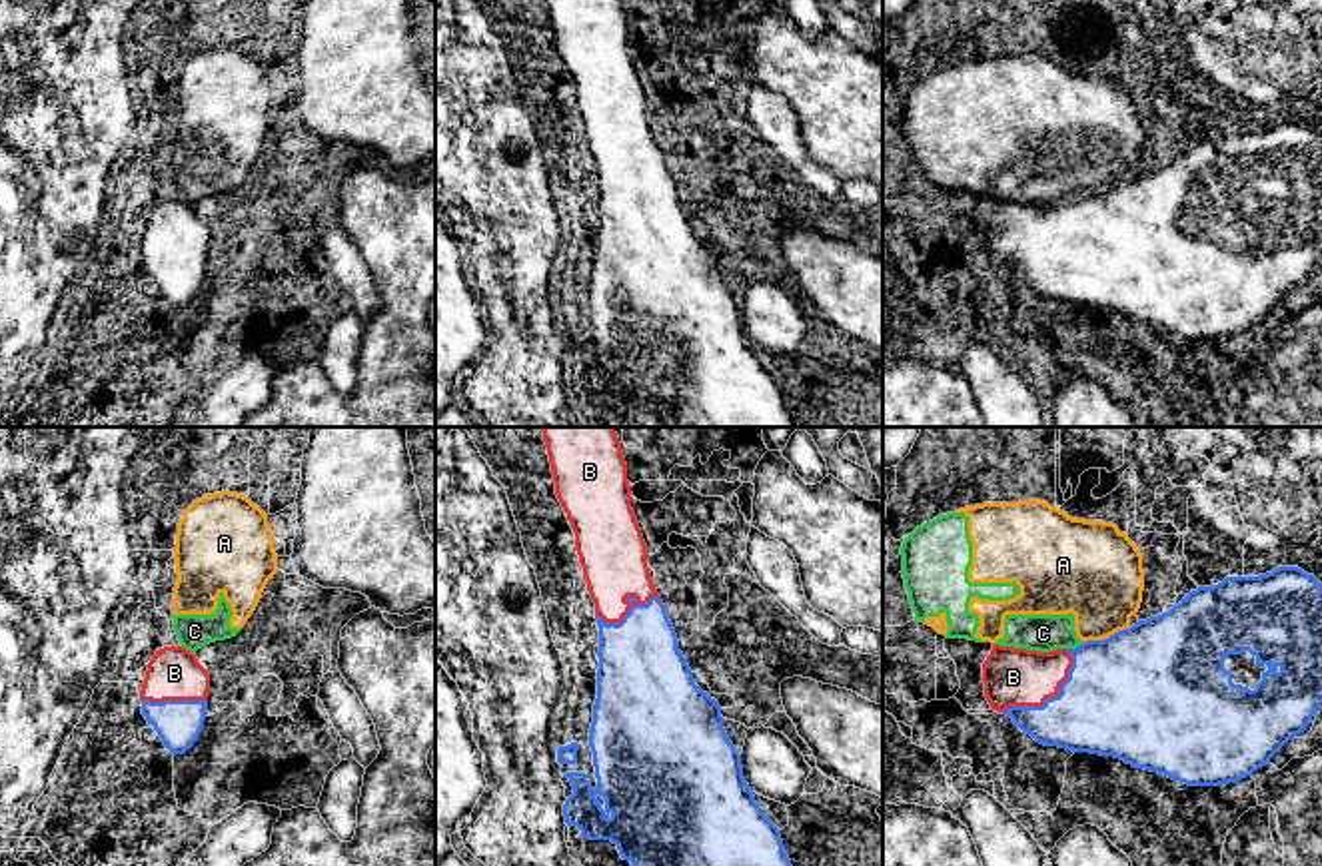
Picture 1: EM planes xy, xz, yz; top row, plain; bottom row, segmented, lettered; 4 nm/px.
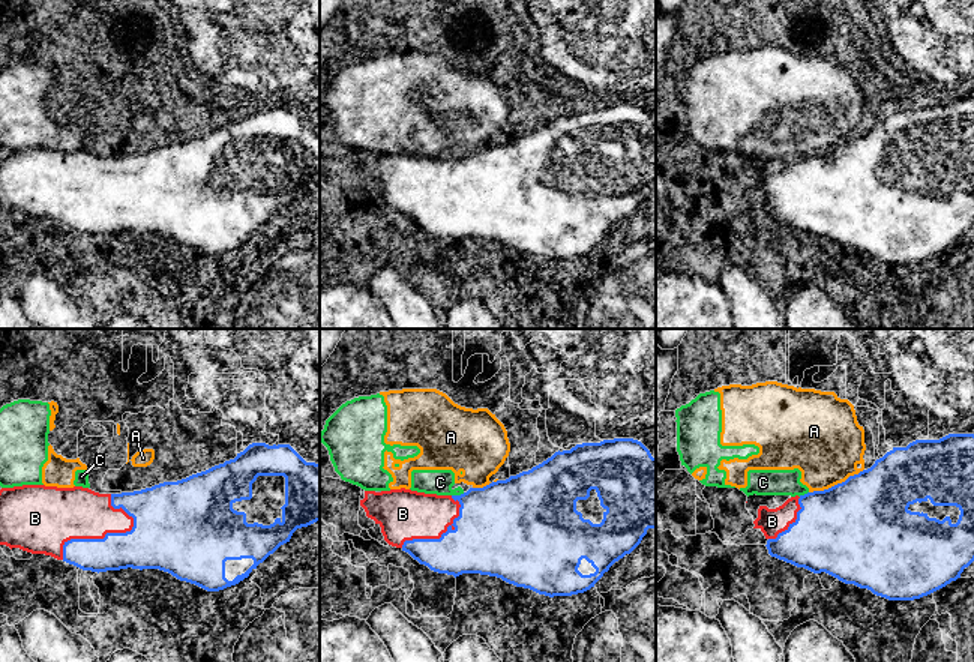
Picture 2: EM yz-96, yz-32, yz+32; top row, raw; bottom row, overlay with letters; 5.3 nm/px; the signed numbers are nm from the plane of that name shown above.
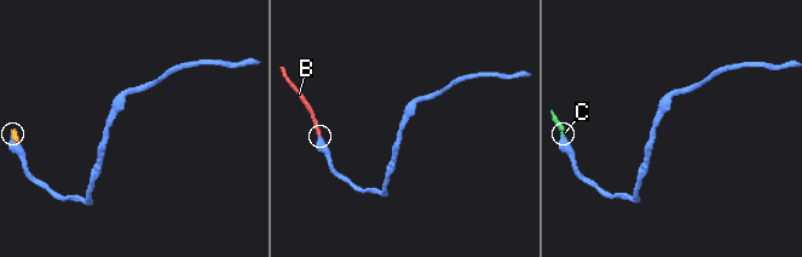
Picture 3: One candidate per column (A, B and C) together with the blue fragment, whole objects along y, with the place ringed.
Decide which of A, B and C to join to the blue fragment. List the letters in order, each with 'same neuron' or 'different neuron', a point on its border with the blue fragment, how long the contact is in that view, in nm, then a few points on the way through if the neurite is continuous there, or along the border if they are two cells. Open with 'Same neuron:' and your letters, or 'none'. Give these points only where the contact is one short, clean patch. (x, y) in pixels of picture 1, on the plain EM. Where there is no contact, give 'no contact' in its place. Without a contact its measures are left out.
Same neuron: B
A: different neuron; meets blue in yz at (1109, 190); contact 220 nm long
B: same neuron; meets blue in yz at (1053, 250); contact 380 nm long
C: different neuron; meets blue in yz at (1077, 200); contact 70 nm long

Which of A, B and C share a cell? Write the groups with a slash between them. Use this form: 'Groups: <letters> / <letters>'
Groups: A C / B

